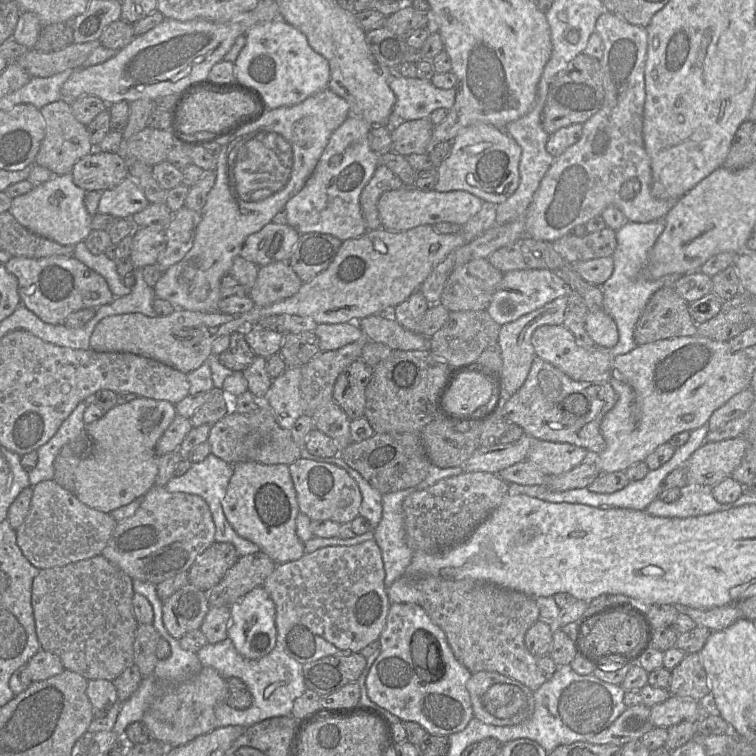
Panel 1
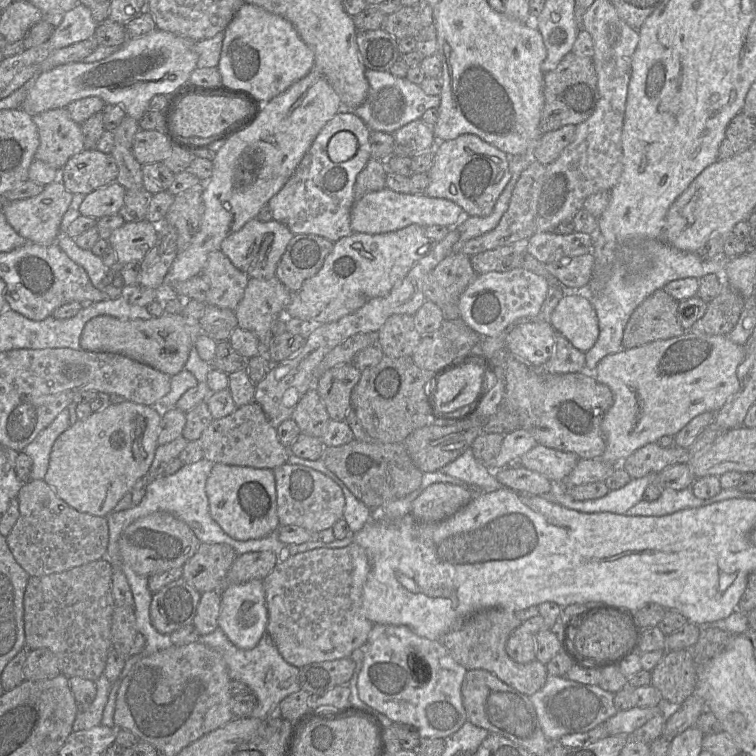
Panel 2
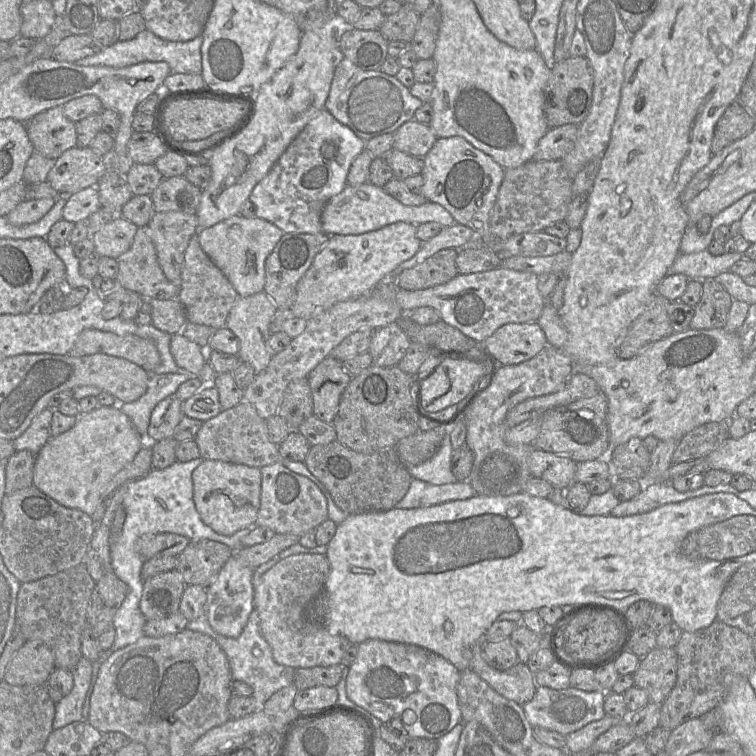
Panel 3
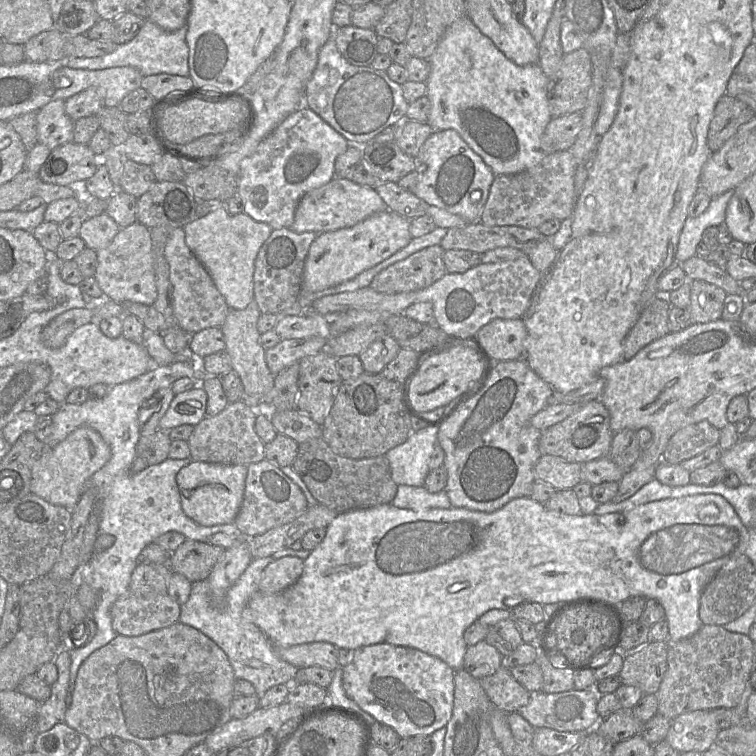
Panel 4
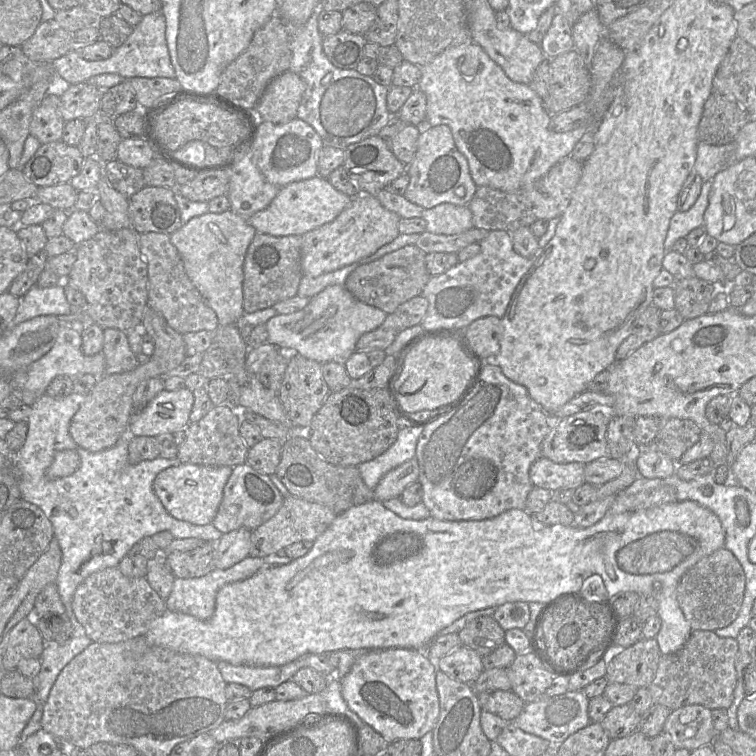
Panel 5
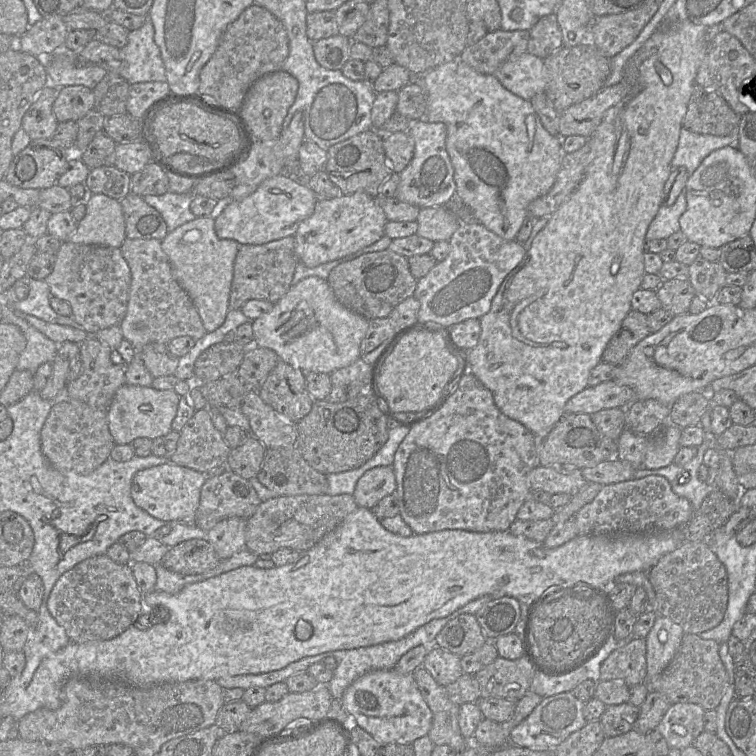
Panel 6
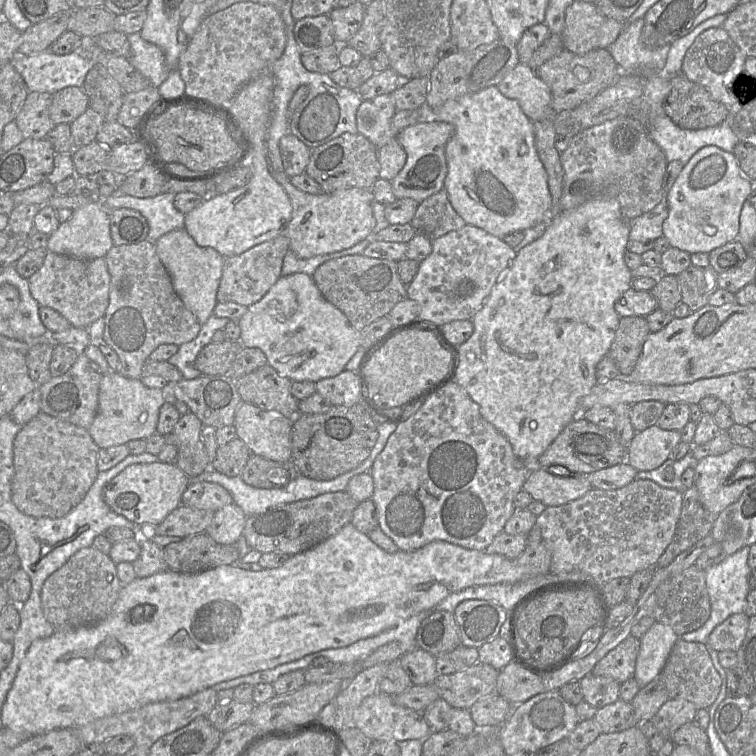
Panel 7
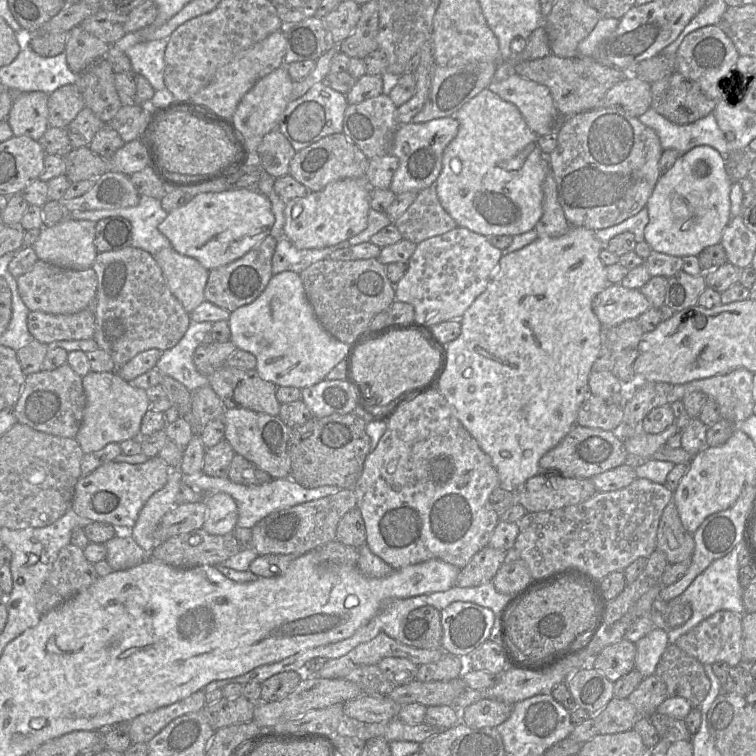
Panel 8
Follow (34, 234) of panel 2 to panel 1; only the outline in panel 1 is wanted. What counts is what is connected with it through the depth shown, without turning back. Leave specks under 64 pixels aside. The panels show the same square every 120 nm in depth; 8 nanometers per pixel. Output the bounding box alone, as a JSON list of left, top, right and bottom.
[9,173,92,246]

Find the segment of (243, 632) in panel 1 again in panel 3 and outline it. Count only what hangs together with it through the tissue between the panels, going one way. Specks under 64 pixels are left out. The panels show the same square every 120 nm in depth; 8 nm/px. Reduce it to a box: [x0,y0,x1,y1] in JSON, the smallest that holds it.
[207,555,254,638]

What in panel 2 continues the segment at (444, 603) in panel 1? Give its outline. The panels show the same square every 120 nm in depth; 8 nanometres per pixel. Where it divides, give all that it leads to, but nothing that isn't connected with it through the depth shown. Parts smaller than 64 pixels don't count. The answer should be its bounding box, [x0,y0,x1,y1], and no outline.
[441,608,548,696]

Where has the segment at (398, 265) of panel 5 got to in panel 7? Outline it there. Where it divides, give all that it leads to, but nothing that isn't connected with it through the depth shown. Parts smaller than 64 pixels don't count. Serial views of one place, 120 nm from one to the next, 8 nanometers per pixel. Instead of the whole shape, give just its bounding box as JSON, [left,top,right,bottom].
[312,254,407,331]

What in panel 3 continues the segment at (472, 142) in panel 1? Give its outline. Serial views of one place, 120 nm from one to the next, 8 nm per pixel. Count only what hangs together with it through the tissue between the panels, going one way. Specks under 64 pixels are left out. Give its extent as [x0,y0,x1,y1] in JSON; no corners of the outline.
[420,136,505,240]

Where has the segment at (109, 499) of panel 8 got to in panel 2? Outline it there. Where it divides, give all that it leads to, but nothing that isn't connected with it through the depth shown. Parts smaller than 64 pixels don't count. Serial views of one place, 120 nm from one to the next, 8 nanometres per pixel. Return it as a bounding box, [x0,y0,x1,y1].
[205,463,279,540]

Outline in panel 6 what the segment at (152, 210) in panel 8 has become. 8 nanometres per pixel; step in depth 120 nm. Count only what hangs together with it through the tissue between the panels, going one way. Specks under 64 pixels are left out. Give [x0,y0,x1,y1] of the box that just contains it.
[142,191,196,232]

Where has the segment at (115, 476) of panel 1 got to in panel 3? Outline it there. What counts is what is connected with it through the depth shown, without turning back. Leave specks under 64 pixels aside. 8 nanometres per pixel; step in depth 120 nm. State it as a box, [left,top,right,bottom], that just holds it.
[33,406,145,515]

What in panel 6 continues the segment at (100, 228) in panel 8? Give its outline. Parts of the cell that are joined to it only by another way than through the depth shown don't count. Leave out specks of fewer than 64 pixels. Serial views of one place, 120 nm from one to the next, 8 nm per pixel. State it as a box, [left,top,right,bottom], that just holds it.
[120,193,169,241]

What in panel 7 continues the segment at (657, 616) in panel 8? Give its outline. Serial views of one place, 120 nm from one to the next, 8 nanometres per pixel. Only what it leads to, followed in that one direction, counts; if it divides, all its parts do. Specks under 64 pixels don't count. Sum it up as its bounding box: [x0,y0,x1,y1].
[679,546,751,643]

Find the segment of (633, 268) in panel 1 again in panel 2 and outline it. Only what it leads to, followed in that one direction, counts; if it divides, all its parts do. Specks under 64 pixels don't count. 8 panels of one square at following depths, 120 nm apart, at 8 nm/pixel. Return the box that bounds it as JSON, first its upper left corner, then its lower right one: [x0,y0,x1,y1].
[577,238,730,372]

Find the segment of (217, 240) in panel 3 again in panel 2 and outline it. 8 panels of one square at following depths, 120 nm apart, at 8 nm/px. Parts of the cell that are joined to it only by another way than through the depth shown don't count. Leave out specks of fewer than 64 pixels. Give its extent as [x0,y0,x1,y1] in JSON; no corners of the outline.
[219,219,293,279]

